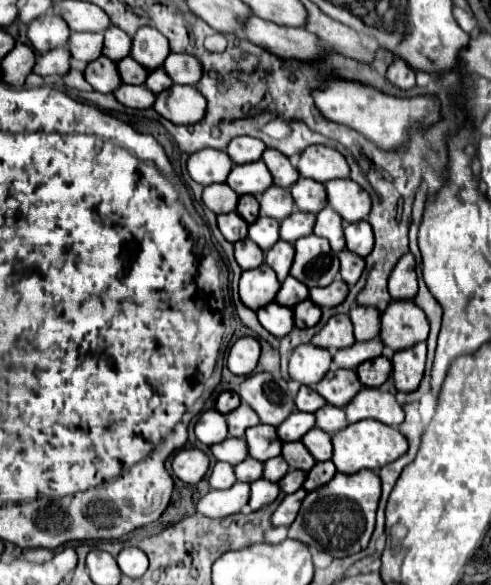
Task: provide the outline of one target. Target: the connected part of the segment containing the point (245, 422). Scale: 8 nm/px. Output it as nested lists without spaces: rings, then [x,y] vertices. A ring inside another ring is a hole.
[[[240,404],[236,410],[228,412],[226,422],[228,422],[228,434],[236,438],[244,438],[246,428],[260,424],[260,420],[256,418],[256,412],[248,404]]]

